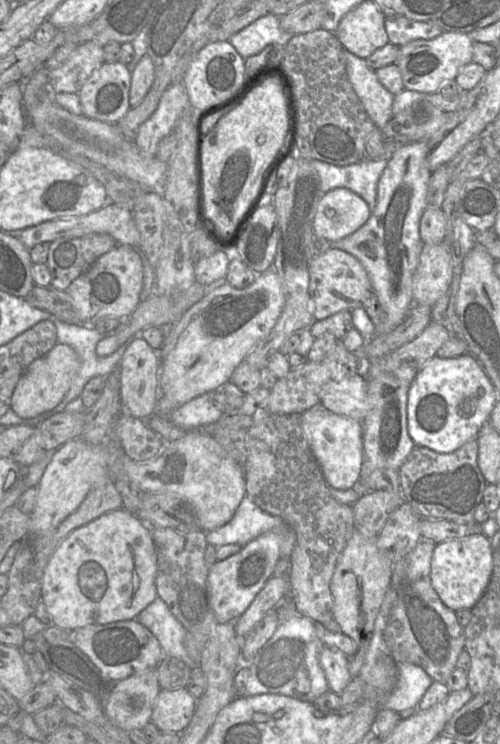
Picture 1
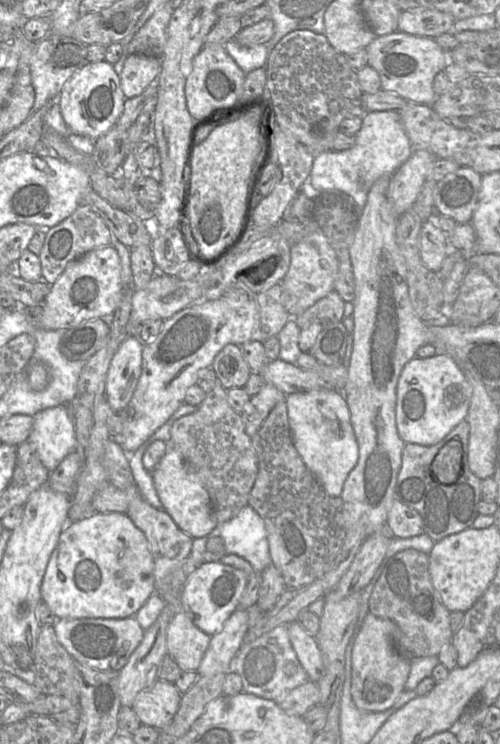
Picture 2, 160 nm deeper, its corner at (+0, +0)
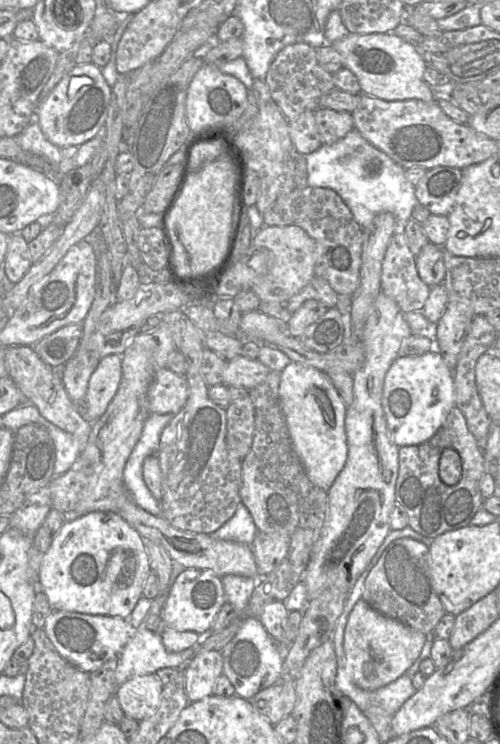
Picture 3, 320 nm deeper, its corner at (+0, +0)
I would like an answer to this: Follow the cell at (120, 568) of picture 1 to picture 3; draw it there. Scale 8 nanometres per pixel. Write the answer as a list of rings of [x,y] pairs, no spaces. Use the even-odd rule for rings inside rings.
[[[94,511],[66,521],[62,526],[43,557],[39,589],[46,595],[53,611],[63,610],[128,619],[143,596],[144,583],[150,572],[149,556],[140,533],[115,512]]]

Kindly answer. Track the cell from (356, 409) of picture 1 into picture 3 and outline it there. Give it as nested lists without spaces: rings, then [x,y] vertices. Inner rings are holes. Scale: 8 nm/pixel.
[[[238,356],[228,361],[223,372],[223,384],[251,389],[262,383],[271,370],[258,359]]]

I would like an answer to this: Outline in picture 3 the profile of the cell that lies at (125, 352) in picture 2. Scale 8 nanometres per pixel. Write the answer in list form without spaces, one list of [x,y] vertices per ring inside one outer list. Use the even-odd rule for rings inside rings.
[[[112,354],[101,359],[90,377],[83,417],[90,423],[99,419],[116,396],[122,379],[122,356]]]

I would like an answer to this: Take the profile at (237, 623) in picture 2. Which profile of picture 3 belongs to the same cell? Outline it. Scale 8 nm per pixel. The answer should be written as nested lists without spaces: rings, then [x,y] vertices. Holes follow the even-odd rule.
[[[200,651],[188,663],[179,668],[185,678],[185,692],[189,703],[195,703],[213,695],[217,679],[223,675],[223,657],[220,651]]]

